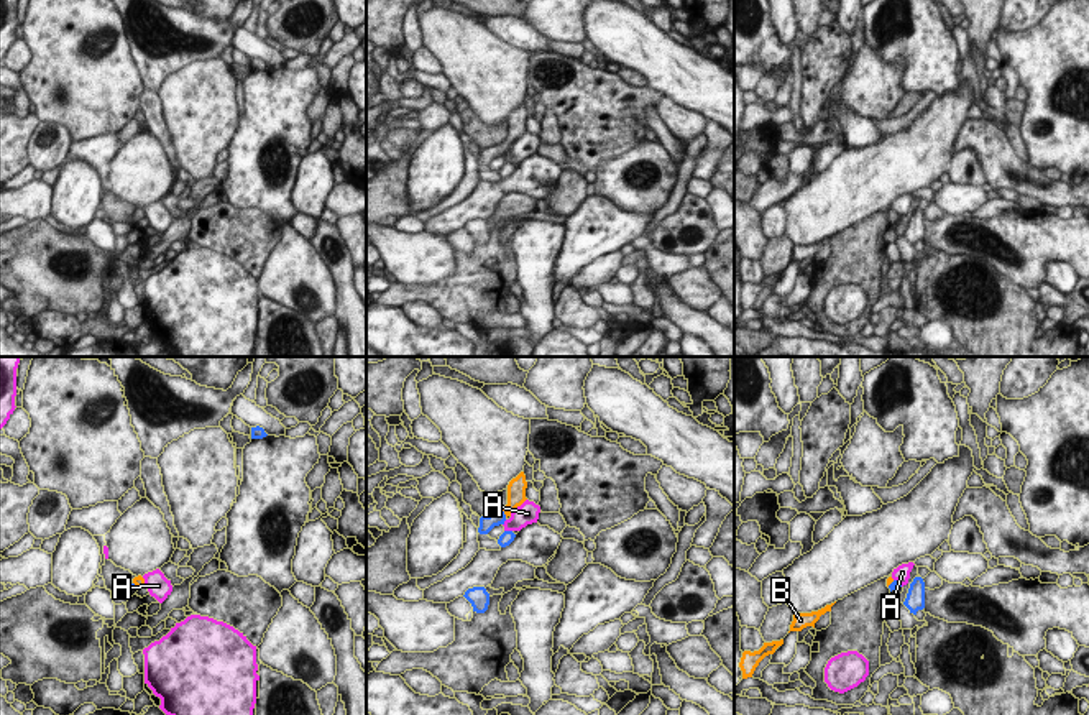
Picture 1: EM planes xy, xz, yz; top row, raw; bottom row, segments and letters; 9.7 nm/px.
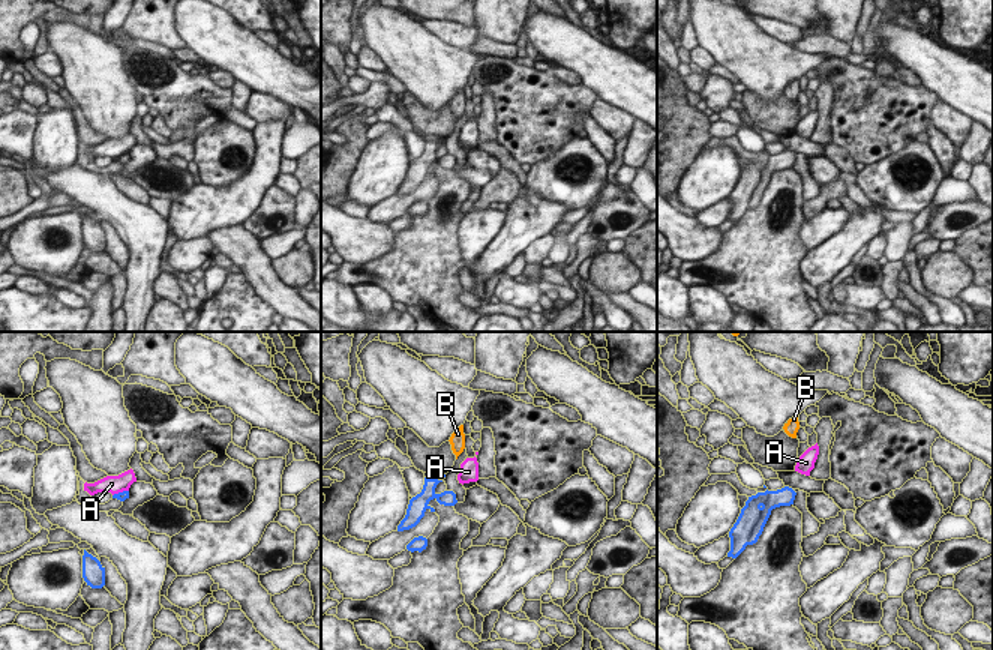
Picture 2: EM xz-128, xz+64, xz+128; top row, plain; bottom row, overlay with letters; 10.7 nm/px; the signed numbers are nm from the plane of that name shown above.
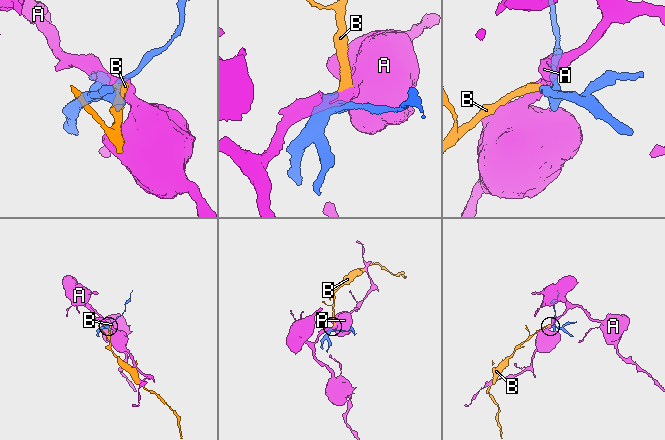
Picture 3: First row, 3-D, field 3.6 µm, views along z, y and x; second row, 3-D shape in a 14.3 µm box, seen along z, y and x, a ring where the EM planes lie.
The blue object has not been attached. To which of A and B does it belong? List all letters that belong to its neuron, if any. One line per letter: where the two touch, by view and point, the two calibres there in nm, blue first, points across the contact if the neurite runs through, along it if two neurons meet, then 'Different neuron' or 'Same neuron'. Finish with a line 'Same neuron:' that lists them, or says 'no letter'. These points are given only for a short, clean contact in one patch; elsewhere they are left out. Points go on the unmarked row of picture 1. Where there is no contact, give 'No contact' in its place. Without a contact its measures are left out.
A: Touches blue at xz (508, 163). Thickness 140 nm (blue) against 200 nm. Boundary: xz (505, 161), (511, 163). Different neuron
B: Touches blue at xz (503, 145). Thickness 160 nm (blue) against 190 nm. Path across: xz (487, 155), (503, 145), (513, 135), (516, 124). Same neuron
Same neuron: B.

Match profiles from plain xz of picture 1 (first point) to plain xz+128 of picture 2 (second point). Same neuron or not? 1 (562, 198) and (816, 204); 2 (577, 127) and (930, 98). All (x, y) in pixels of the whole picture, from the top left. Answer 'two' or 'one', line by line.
1: one
2: one

